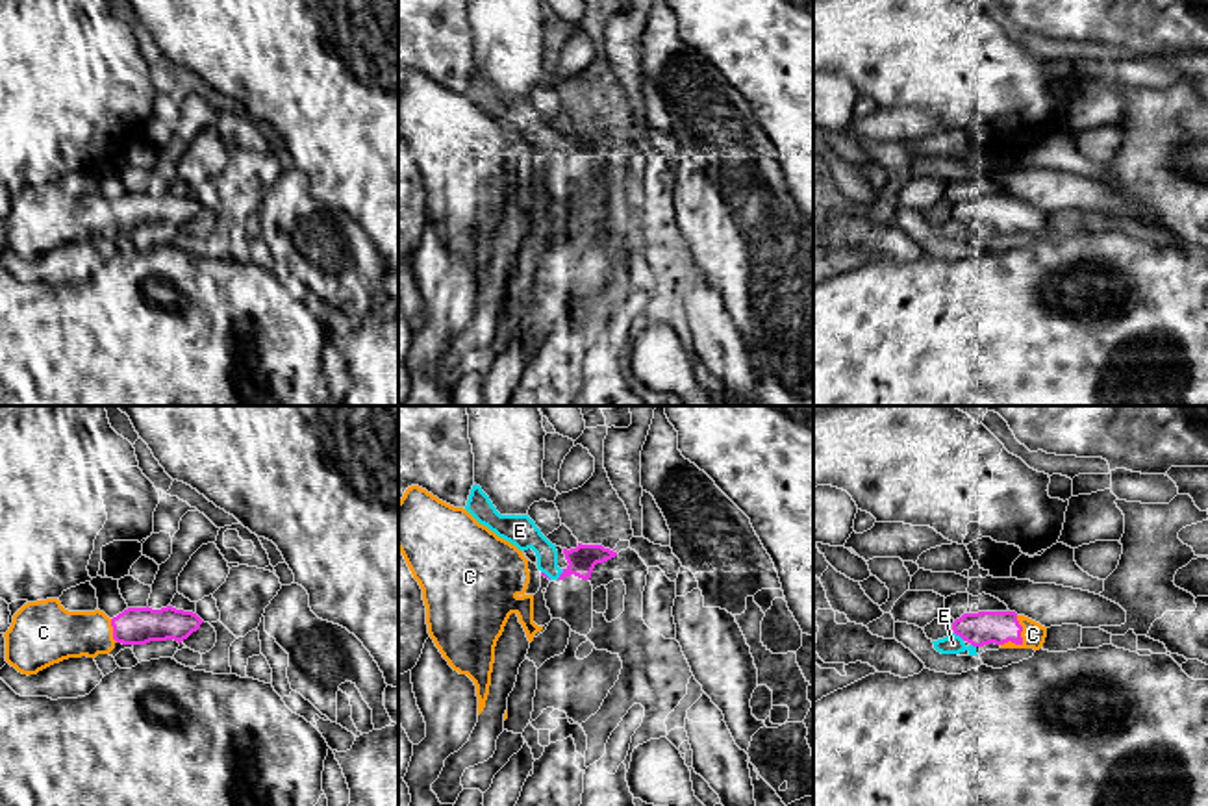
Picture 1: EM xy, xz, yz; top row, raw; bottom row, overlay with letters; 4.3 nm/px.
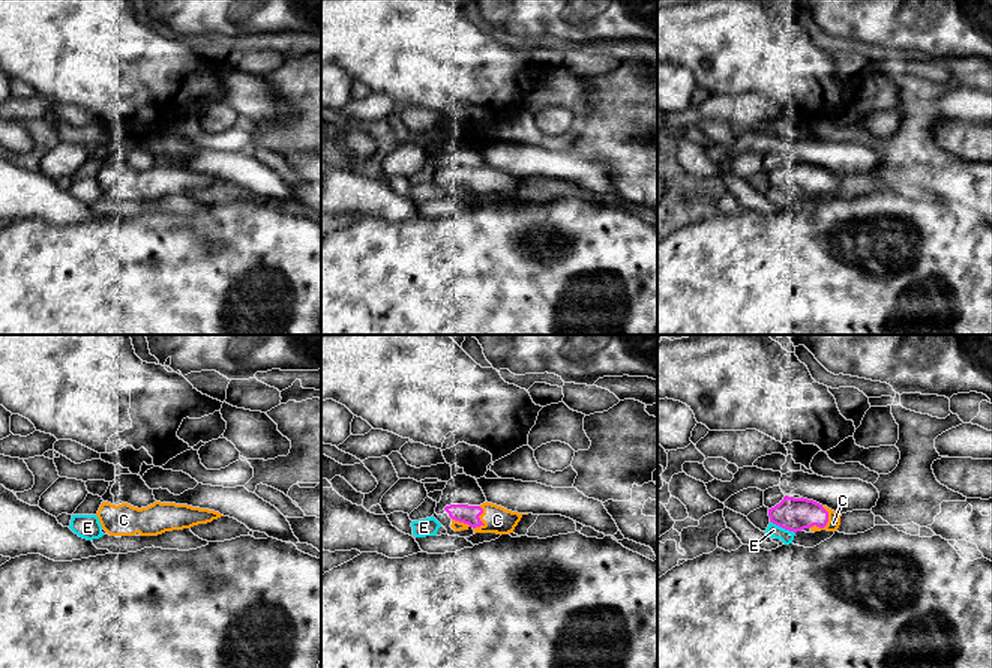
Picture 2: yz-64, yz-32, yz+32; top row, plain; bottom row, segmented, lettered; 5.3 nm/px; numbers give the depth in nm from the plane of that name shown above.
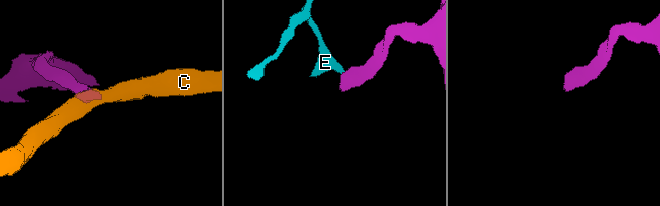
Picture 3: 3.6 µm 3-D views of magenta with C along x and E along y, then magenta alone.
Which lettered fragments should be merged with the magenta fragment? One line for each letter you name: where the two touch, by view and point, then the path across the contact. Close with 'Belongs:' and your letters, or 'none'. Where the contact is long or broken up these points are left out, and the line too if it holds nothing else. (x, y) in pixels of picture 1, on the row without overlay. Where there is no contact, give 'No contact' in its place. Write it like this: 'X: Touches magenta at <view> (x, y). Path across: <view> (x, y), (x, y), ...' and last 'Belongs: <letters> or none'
C: Touches magenta at yz (1021, 225). Path across: yz (981, 214), (1008, 214), (1021, 225), (1032, 219)
Belongs: C

